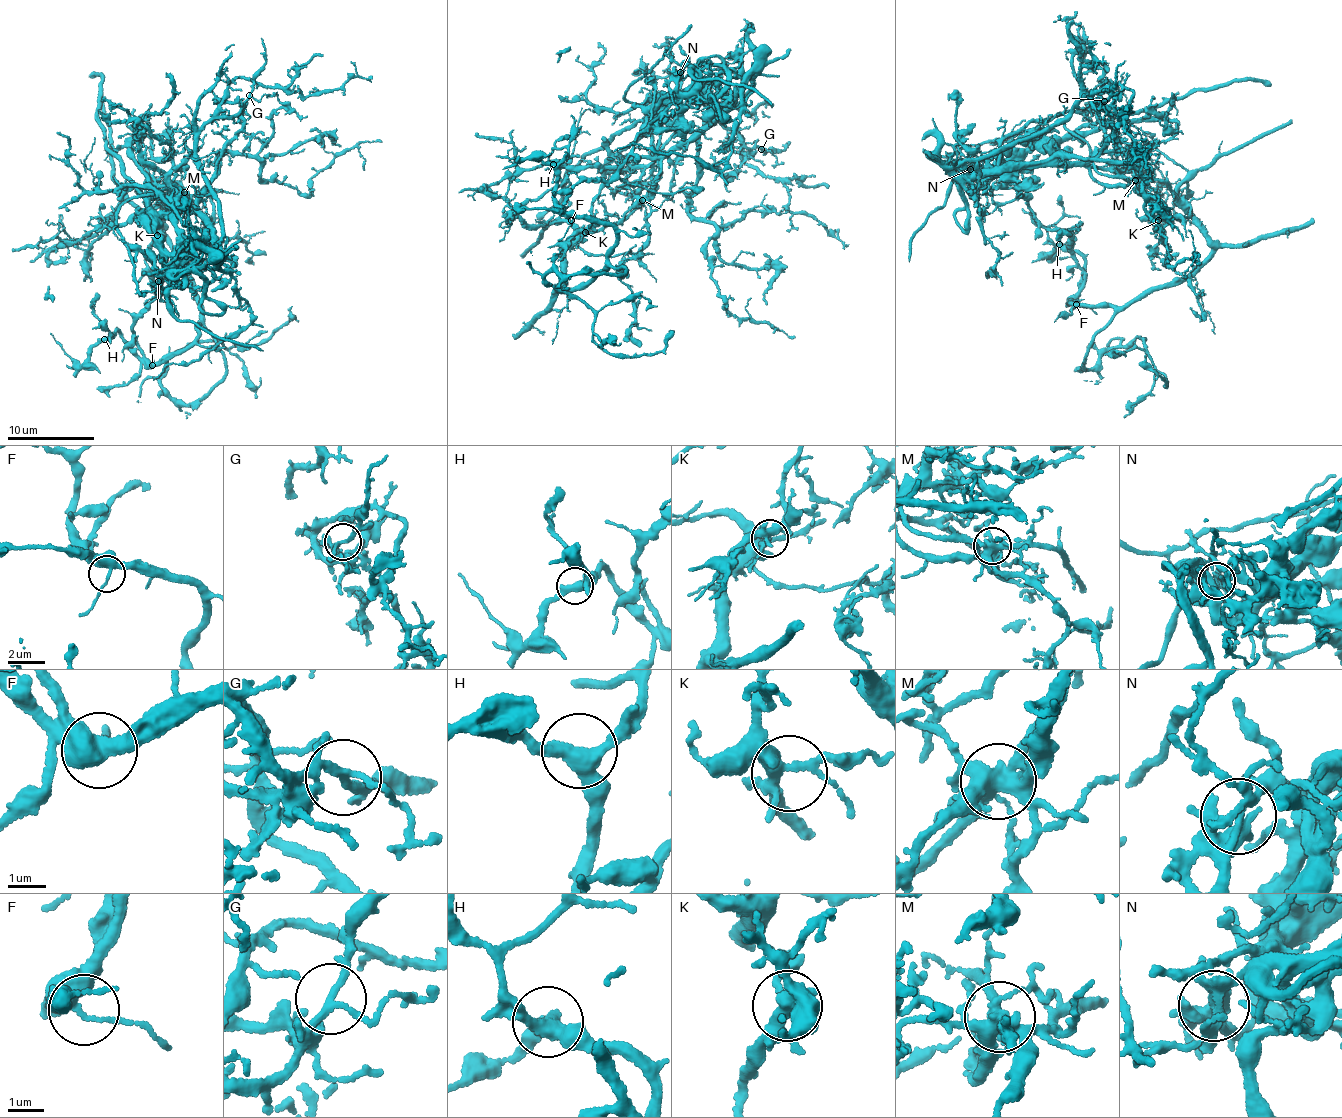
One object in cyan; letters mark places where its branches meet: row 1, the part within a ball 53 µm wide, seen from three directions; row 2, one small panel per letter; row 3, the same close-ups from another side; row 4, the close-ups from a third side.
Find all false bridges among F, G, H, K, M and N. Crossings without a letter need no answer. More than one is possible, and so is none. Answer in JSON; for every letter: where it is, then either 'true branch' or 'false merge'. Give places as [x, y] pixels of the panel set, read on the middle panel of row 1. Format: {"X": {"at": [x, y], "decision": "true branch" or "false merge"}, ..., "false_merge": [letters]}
{"F": {"at": [571, 220], "decision": "true branch"}, "G": {"at": [761, 149], "decision": "true branch"}, "H": {"at": [553, 164], "decision": "true branch"}, "K": {"at": [585, 232], "decision": "true branch"}, "M": {"at": [642, 200], "decision": "false merge"}, "N": {"at": [680, 72], "decision": "false merge"}, "false_merge": ["M", "N"]}

